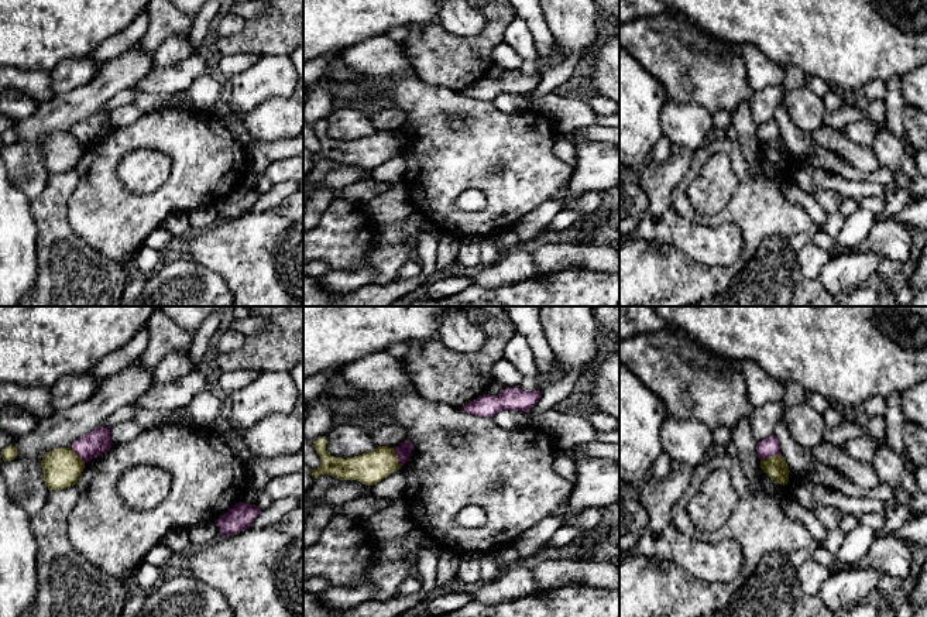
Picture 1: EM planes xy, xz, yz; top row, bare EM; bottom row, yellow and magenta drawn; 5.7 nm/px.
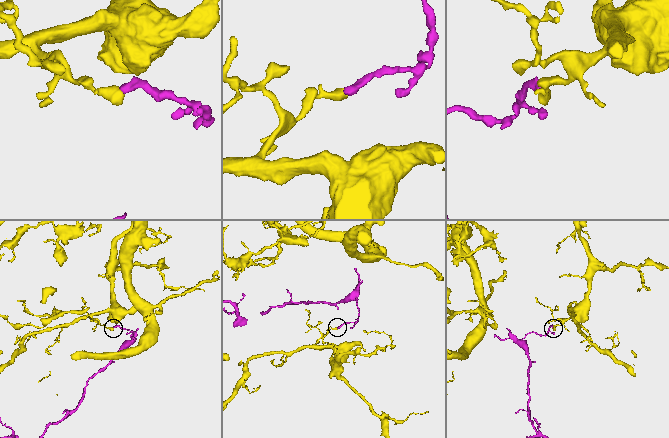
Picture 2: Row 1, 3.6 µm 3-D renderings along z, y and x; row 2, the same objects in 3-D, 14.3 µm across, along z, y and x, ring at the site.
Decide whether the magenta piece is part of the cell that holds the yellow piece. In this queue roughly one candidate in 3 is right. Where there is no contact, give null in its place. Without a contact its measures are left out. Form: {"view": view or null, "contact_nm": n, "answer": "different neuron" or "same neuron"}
{"view": "xz", "contact_nm": 130, "answer": "different neuron"}

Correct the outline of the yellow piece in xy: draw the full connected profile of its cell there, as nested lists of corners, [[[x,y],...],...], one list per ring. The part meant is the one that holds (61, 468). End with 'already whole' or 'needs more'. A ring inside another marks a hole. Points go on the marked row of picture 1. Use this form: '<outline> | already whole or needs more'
[[[58,448],[41,460],[44,481],[48,490],[62,490],[78,484],[85,462],[69,448]]] | already whole

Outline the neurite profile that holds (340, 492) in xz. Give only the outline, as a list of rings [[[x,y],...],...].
[[[336,480],[320,497],[303,503],[303,525],[312,511],[319,503],[330,504],[332,507],[341,507],[347,501],[365,496],[367,484],[357,480]]]

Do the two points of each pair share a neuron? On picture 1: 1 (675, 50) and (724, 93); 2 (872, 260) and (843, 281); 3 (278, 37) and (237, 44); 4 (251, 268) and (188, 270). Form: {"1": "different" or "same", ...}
{"1": "same", "2": "same", "3": "same", "4": "different"}

